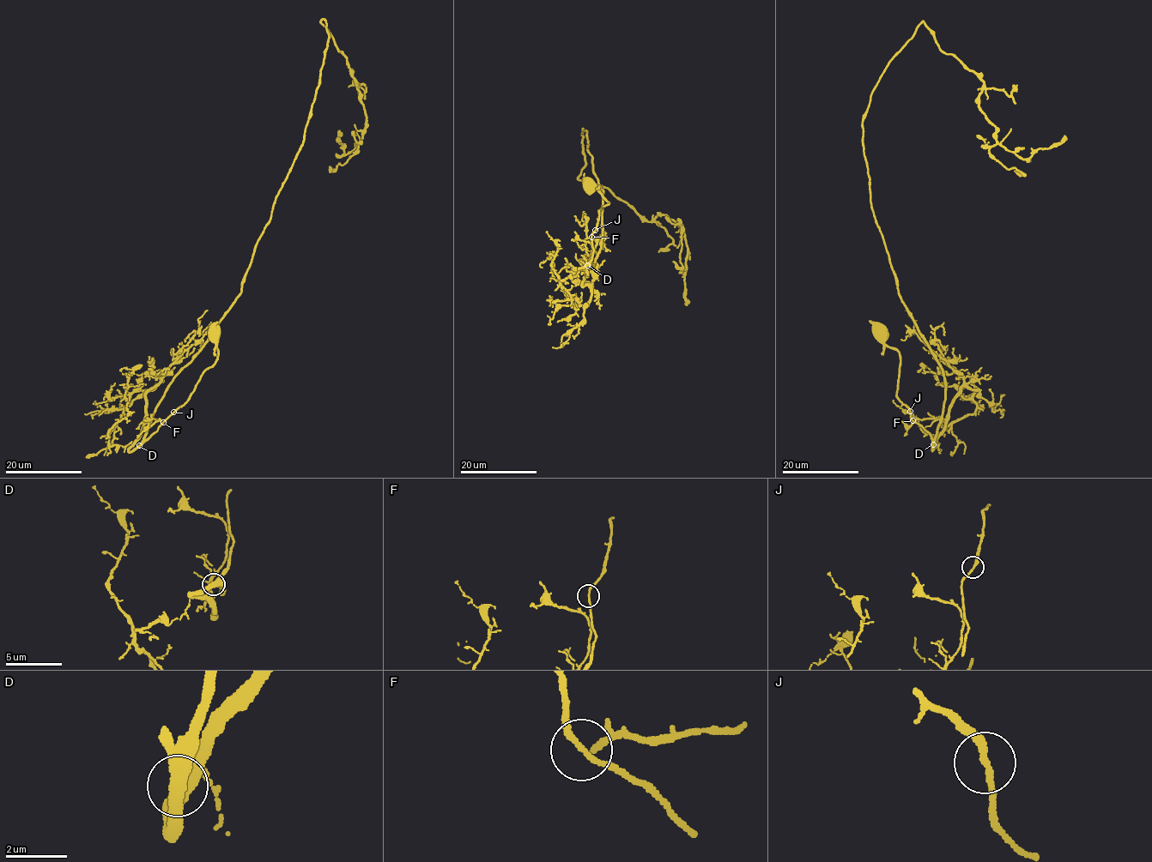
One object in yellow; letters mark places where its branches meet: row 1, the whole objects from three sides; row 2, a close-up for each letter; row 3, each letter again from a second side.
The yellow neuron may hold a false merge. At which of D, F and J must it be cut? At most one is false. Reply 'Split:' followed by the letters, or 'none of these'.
Split: none of these

